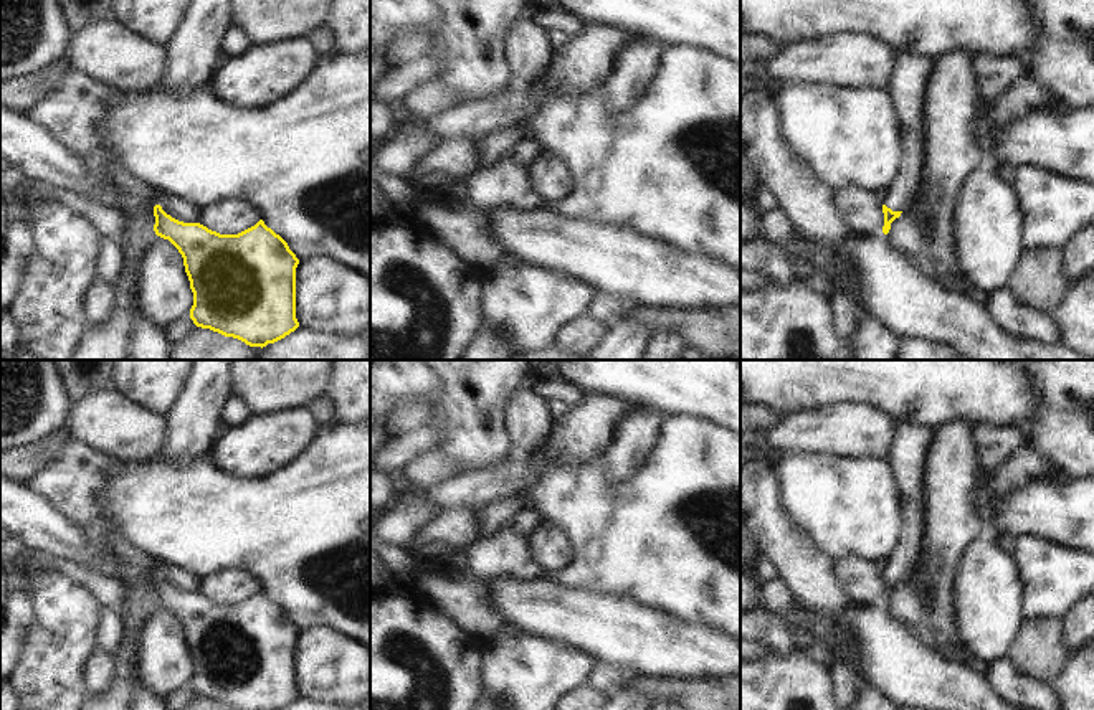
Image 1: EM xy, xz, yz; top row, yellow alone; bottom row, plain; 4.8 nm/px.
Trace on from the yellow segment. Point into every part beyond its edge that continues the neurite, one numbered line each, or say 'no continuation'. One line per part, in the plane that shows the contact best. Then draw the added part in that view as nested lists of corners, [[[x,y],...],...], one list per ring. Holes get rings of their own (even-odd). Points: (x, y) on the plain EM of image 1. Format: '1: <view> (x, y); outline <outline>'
1: yz (909, 446); outline [[[897,426],[886,457],[902,504],[902,533],[882,573],[892,581],[906,581],[909,578],[922,550],[925,454],[932,436],[934,429]]]

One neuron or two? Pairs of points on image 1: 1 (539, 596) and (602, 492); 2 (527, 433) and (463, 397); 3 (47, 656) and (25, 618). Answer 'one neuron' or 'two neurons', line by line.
1: two neurons
2: two neurons
3: two neurons

